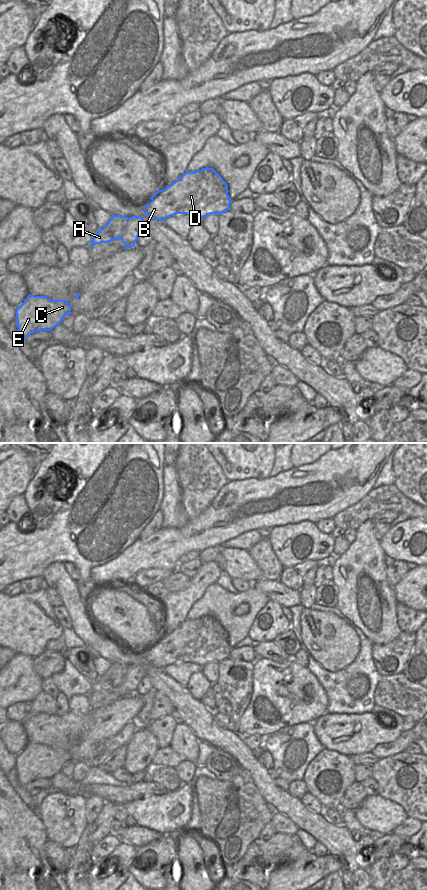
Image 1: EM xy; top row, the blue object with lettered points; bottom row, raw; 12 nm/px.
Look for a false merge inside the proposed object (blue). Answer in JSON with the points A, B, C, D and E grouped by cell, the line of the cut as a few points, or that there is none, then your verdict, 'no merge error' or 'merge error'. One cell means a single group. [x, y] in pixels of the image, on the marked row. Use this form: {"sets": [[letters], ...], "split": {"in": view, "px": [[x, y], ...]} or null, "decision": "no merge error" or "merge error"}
{"sets": [["A", "B", "D"], ["C", "E"]], "split": {"in": "xy", "px": [[128, 218], [126, 230], [120, 237]]}, "decision": "merge error"}

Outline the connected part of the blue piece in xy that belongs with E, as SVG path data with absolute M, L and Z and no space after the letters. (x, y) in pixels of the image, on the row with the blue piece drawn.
M28 295L16 308L16 325L21 338L45 330L51 331L62 319L71 314L67 300L52 300L45 296Z

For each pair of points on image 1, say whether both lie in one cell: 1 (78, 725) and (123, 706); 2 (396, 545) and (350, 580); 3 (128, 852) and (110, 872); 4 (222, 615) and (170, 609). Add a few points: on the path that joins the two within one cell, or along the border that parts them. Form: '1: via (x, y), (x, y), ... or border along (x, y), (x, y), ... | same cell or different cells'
1: via (89, 725), (104, 723), (112, 717) | same cell
2: border along (378, 541), (381, 549), (386, 554) | different cells
3: via (124, 861), (124, 875), (119, 876) | same cell
4: border along (203, 592), (192, 605), (185, 618) | different cells

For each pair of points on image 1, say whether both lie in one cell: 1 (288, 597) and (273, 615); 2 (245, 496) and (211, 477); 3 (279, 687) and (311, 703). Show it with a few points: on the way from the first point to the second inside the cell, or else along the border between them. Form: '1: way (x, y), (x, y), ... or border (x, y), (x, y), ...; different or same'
1: border (269, 599), (278, 602), (282, 606); different
2: border (228, 481), (219, 490), (211, 503); different
3: way (287, 694), (292, 694), (303, 702); same

